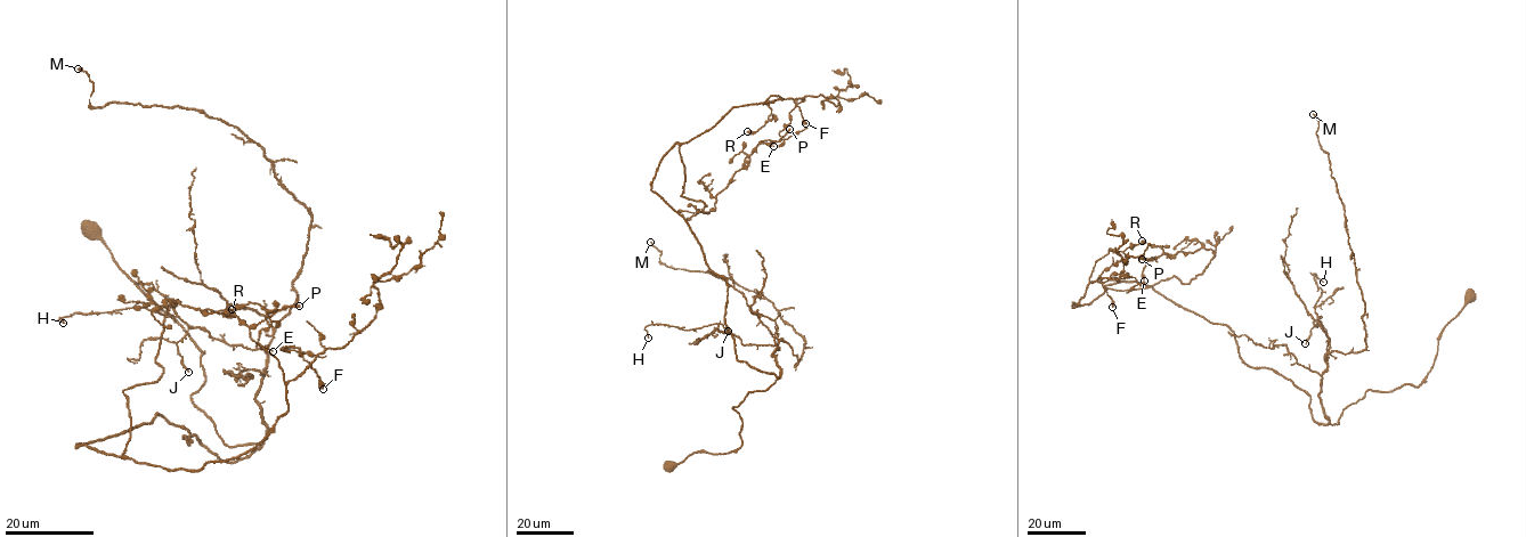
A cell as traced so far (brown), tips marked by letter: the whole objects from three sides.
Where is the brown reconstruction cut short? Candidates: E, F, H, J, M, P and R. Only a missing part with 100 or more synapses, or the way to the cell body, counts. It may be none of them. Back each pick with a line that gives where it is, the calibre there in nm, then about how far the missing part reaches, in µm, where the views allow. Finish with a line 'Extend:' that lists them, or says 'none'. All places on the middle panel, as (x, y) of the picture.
Extend: none

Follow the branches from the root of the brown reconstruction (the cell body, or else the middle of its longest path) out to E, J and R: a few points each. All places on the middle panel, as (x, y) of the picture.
E: (672, 468), (778, 377), (651, 181), (678, 143), (708, 213), (773, 146)
J: (672, 468), (739, 448), (733, 407), (779, 377), (778, 347), (745, 346), (728, 331)
R: (672, 468), (739, 448), (733, 407), (778, 379), (737, 359), (727, 279), (651, 189), (781, 97), (747, 131)

